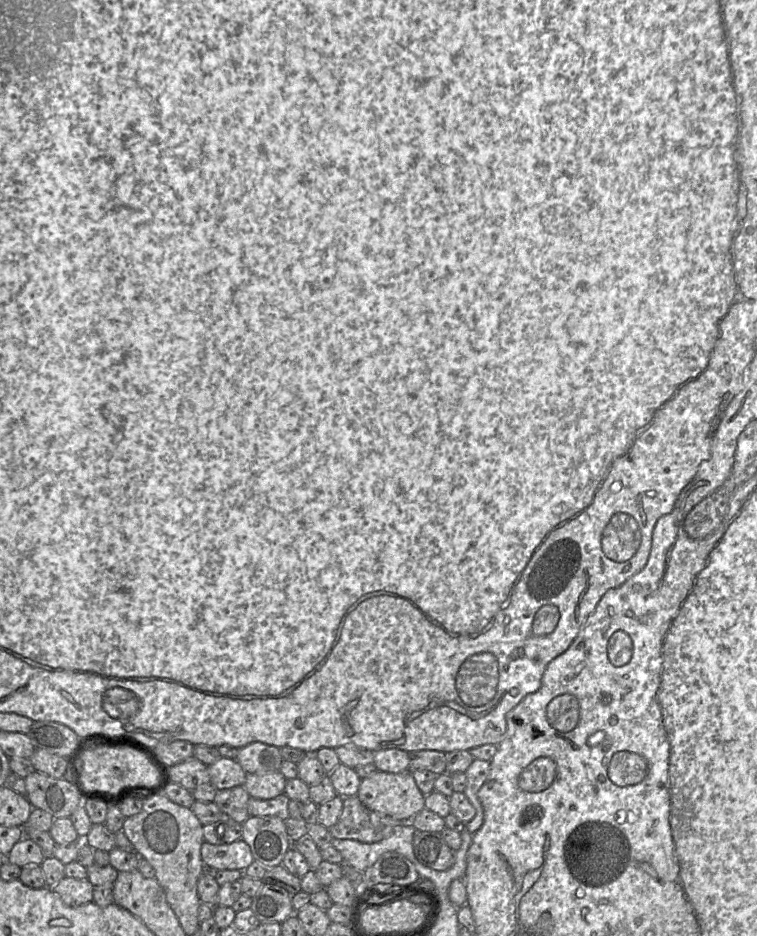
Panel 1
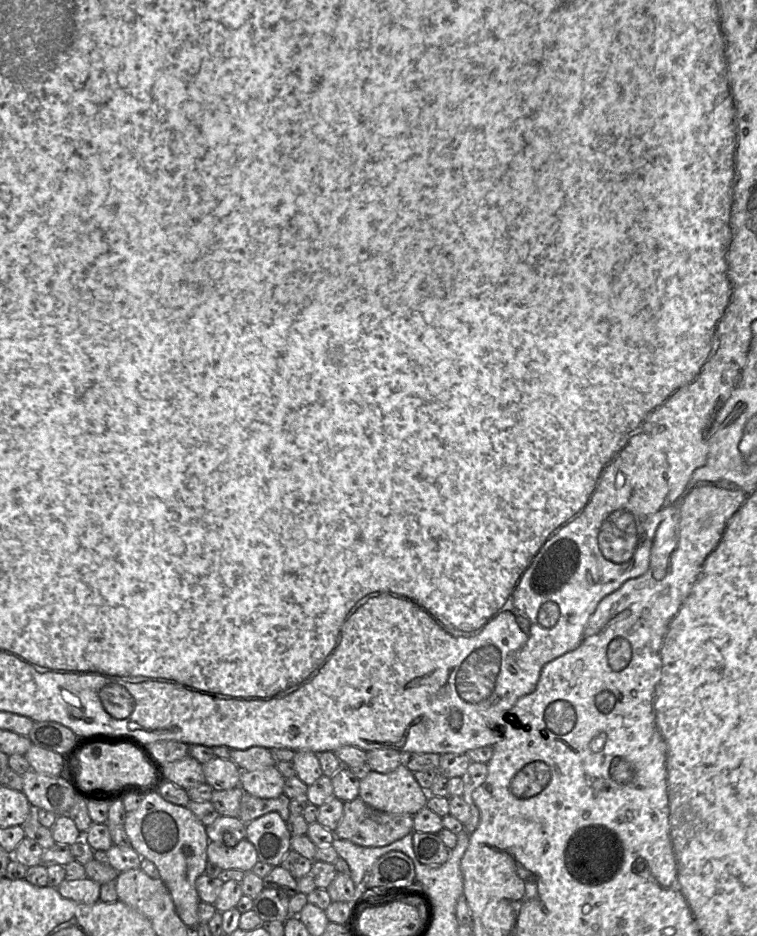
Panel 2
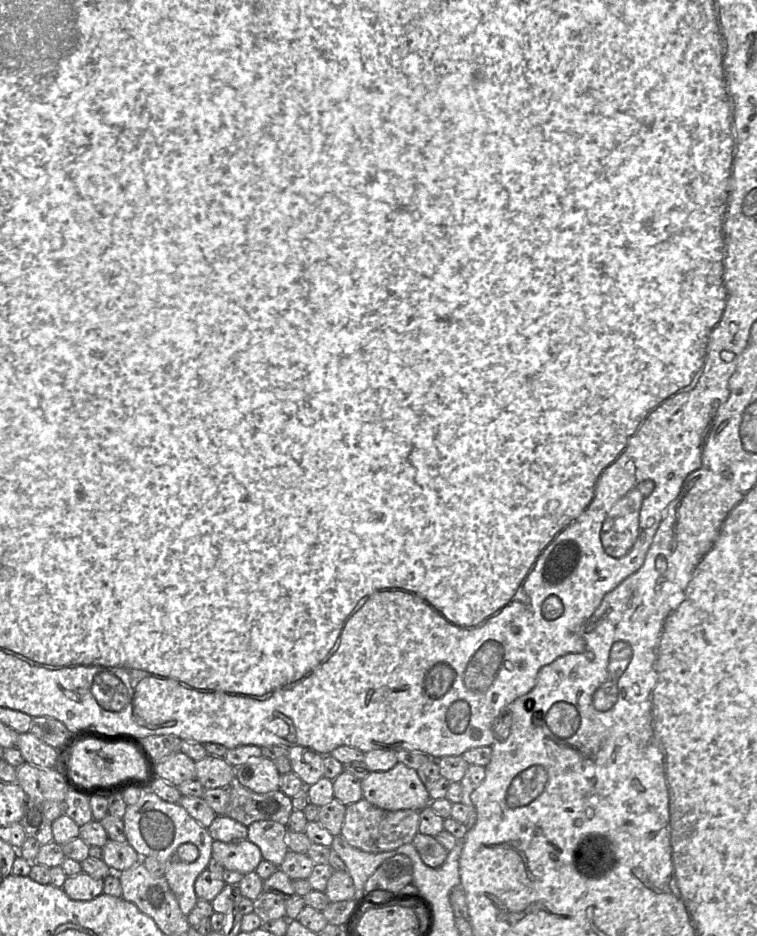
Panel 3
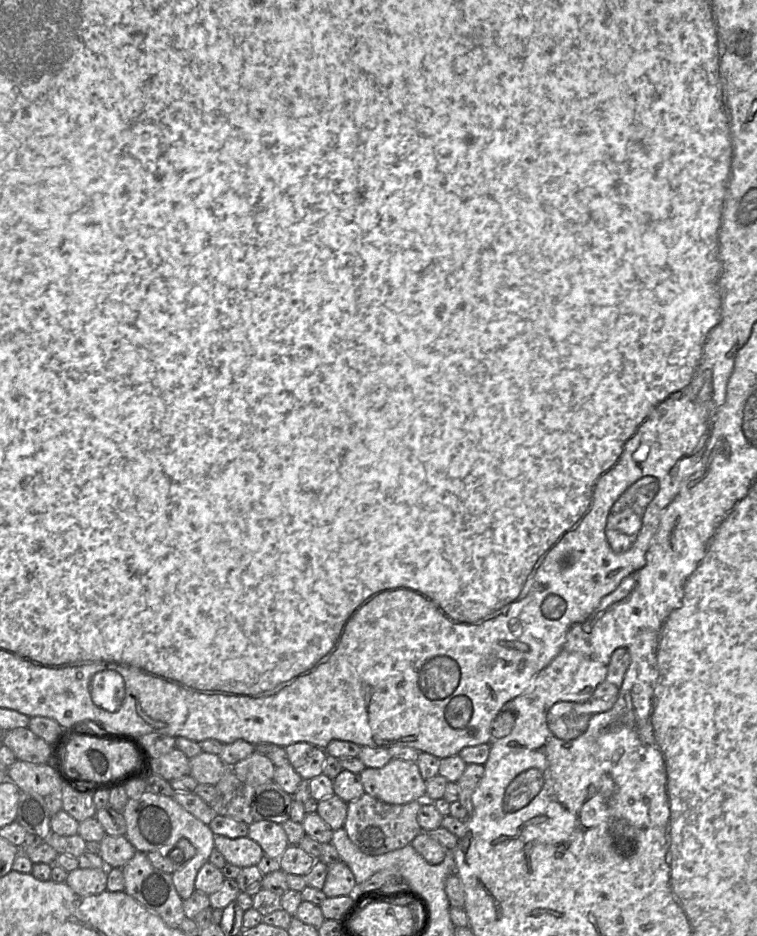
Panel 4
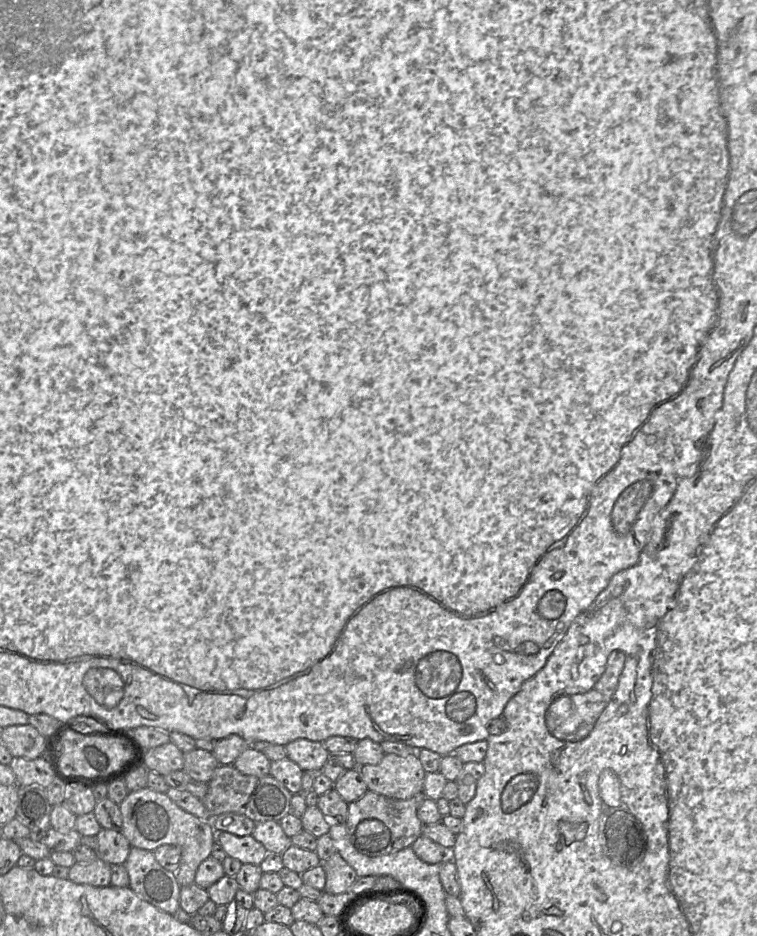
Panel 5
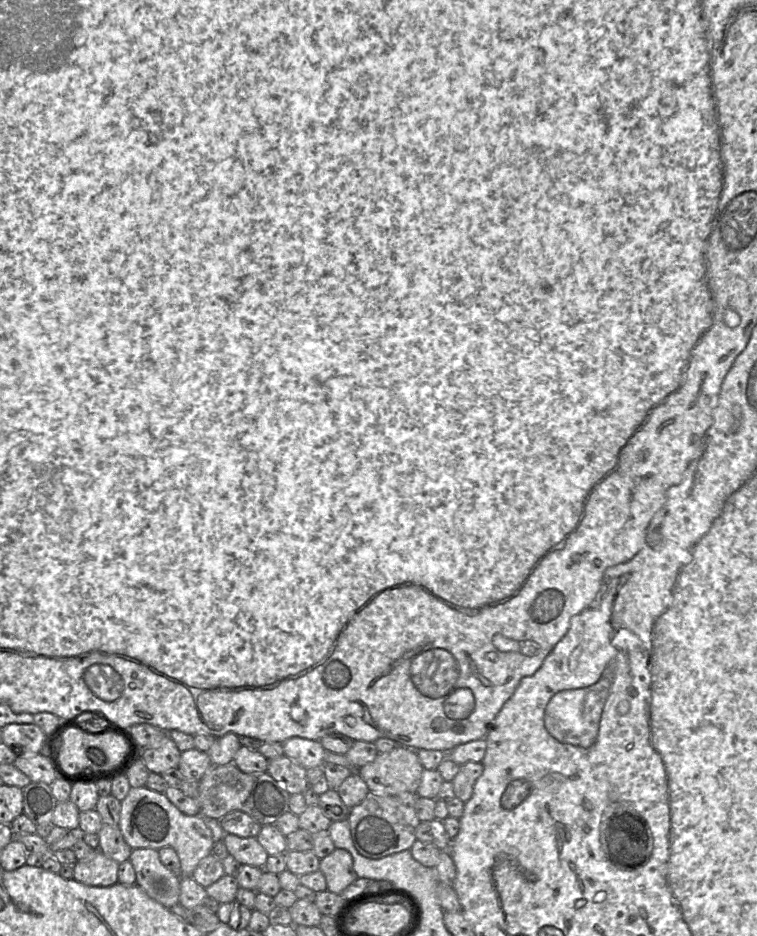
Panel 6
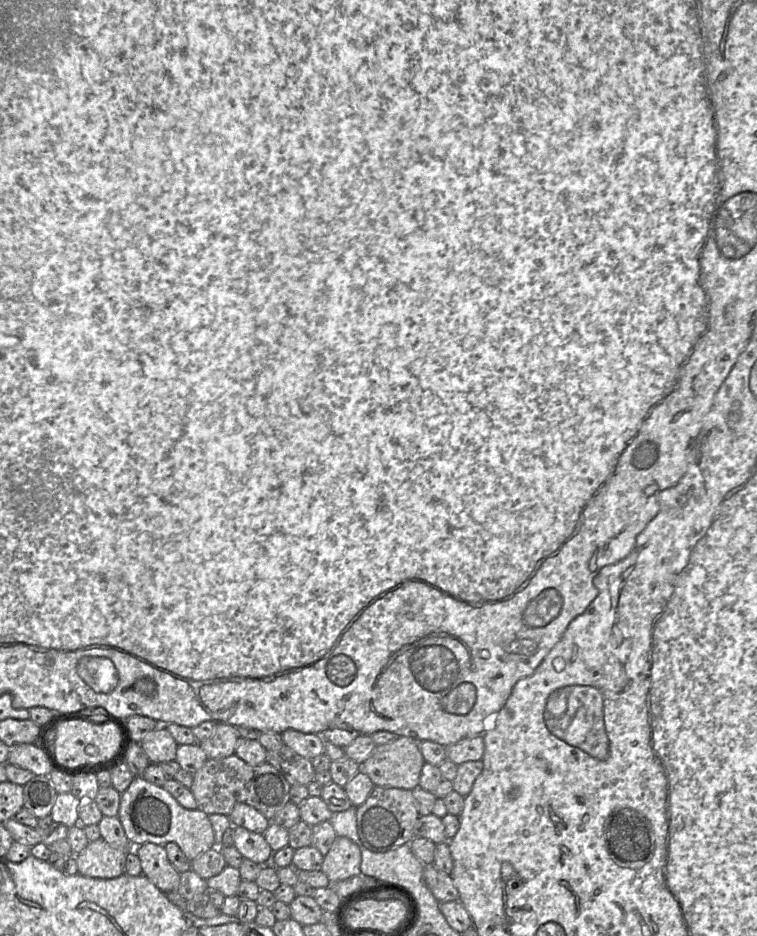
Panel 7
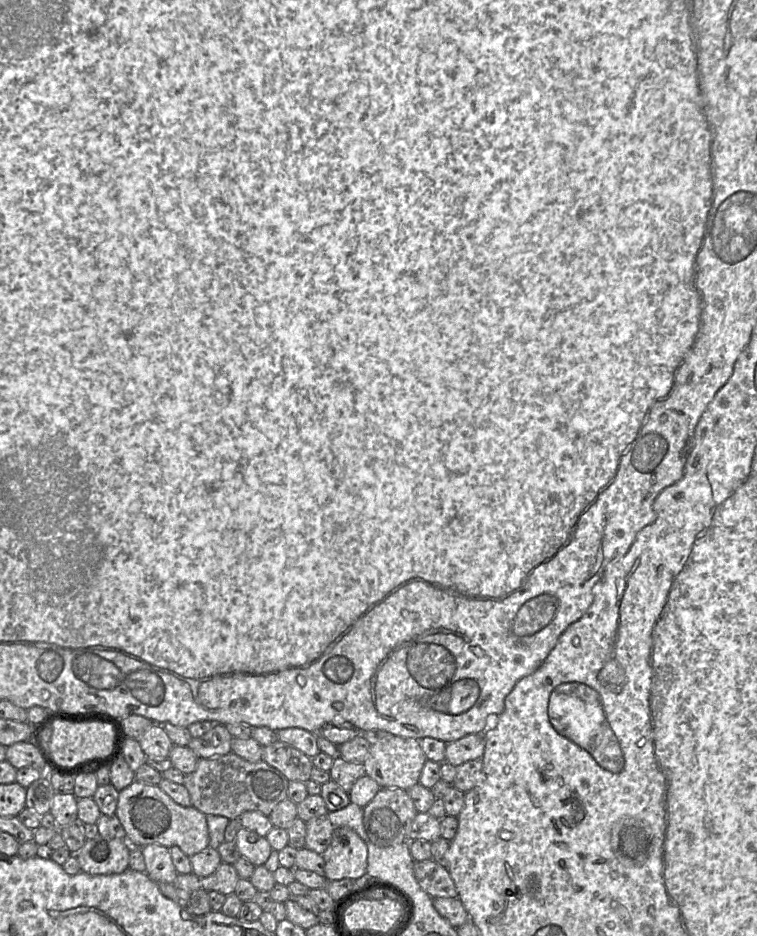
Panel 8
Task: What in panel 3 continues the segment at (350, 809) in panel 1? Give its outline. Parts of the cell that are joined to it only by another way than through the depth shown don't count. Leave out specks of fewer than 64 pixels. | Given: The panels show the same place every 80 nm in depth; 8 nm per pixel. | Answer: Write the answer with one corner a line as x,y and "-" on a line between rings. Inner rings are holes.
366,799
346,806
343,826
340,835
352,846
366,852
384,852
396,849
412,842
418,833
419,810
385,810

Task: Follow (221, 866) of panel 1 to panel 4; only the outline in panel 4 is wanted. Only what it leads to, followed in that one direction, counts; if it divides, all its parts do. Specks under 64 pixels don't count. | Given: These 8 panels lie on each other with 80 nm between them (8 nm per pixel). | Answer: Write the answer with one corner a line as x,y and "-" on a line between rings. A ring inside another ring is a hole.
217,835
215,848
223,855
227,863
240,868
257,866
264,856
261,846
248,836
231,839

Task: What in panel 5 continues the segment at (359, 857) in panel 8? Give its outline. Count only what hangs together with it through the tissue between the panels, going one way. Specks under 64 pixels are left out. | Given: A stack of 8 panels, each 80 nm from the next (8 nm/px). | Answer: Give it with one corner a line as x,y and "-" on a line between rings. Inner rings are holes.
335,852
325,861
322,861
322,867
326,874
326,883
322,892
330,894
348,893
358,878
354,869

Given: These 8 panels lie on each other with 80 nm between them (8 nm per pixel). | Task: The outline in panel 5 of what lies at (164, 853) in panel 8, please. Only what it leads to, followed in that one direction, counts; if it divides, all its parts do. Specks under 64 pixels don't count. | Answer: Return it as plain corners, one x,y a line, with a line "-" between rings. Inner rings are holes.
131,847
124,865
129,874
129,888
140,898
171,915
180,909
181,886
176,879
176,873
164,869
155,859
153,851

